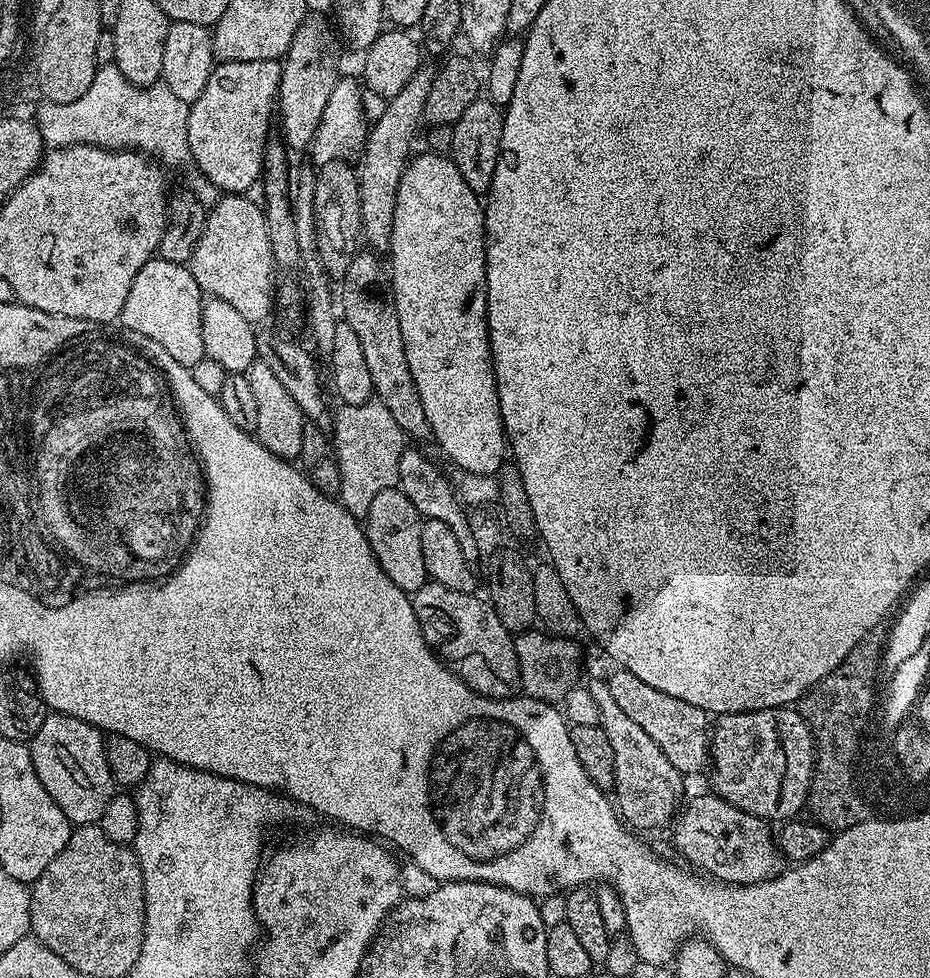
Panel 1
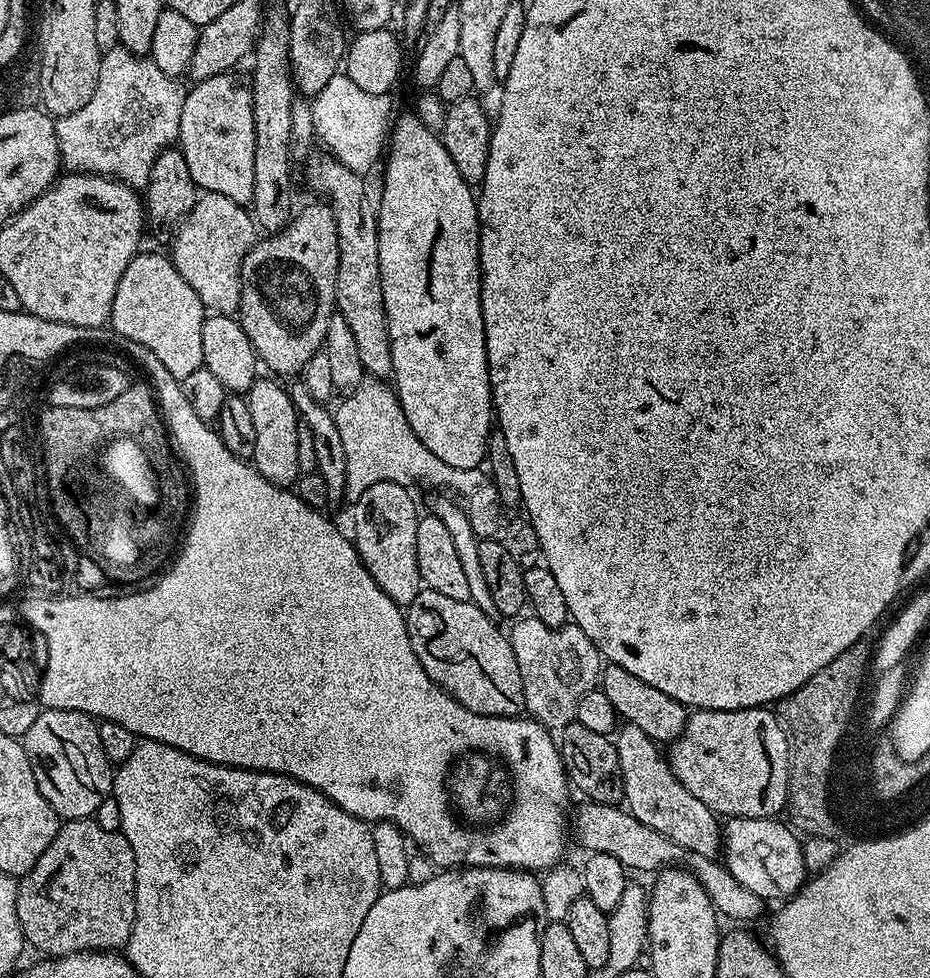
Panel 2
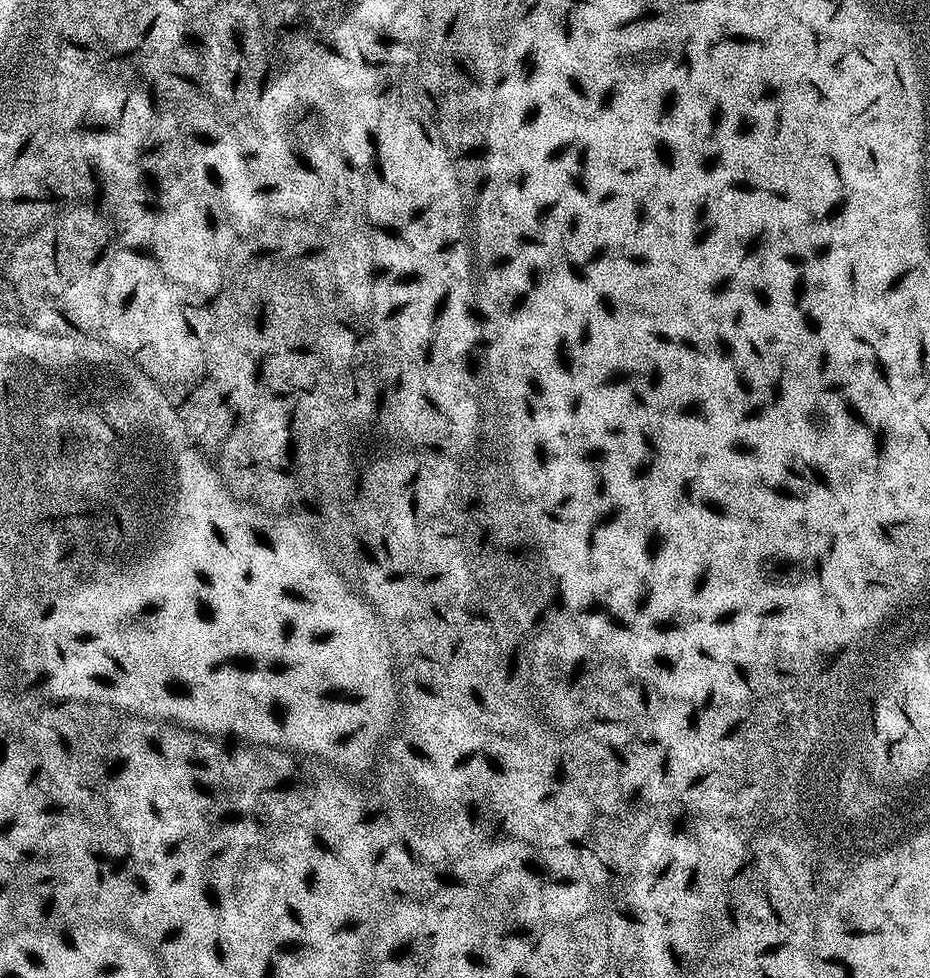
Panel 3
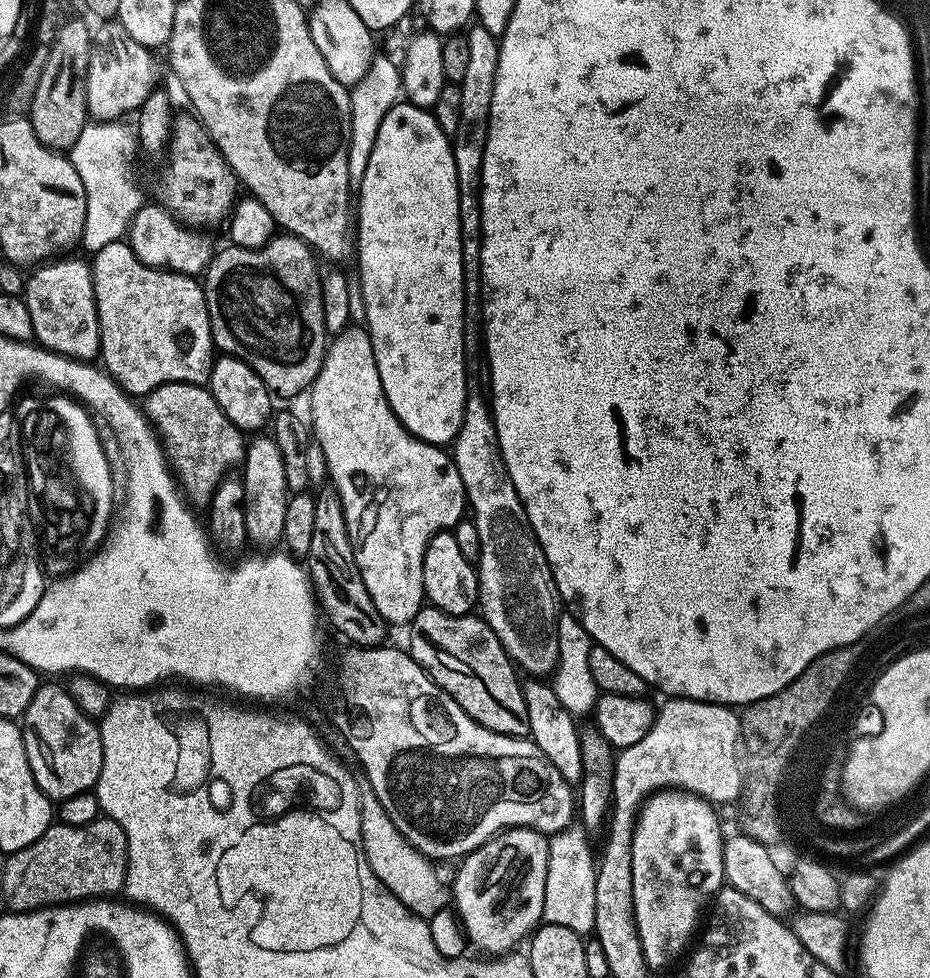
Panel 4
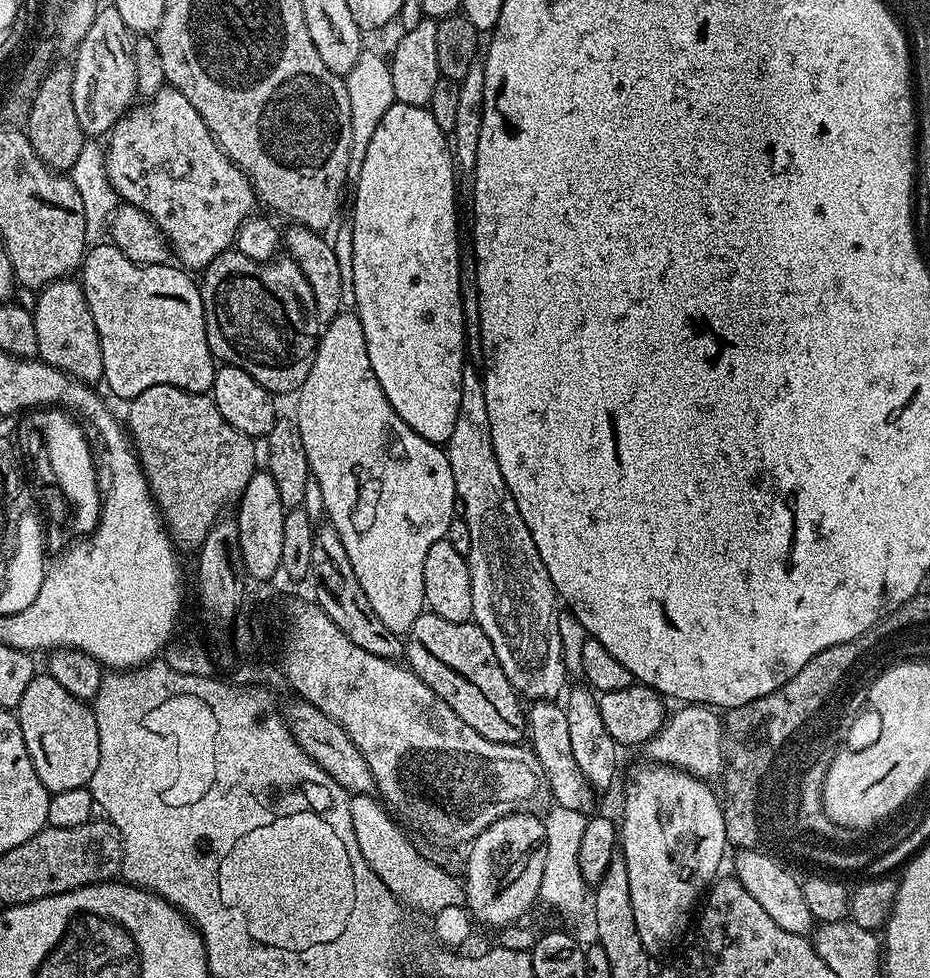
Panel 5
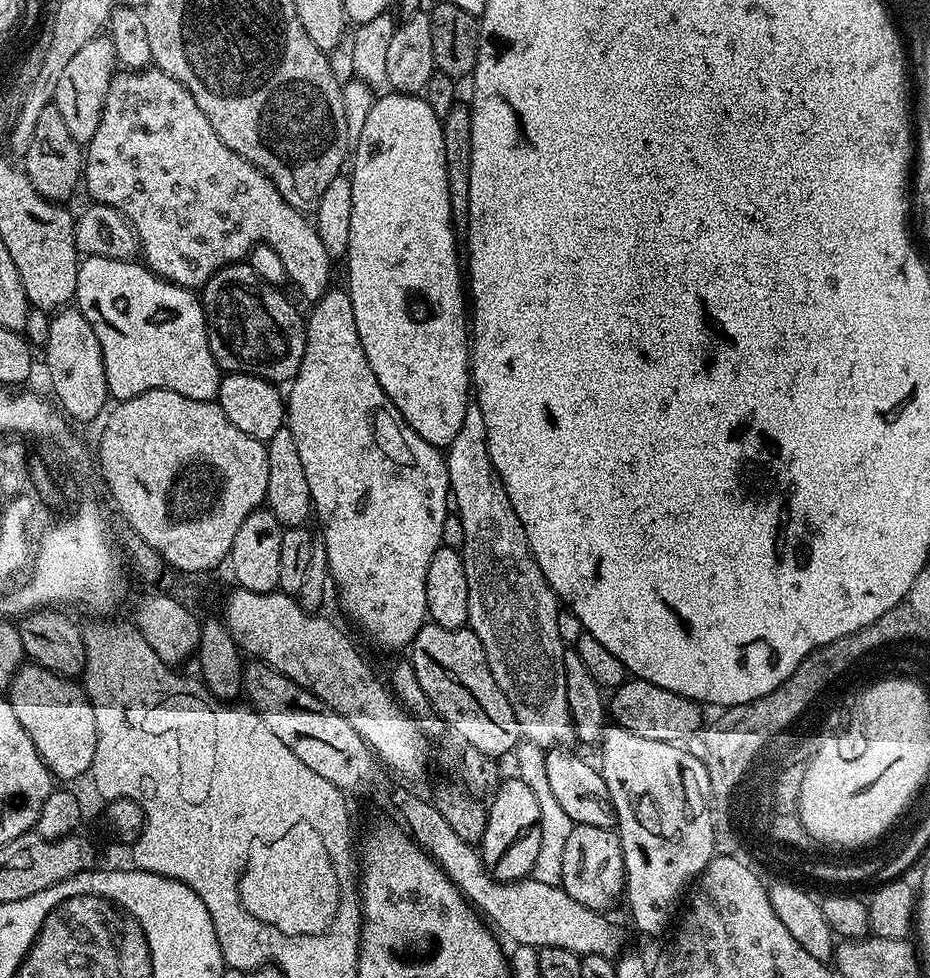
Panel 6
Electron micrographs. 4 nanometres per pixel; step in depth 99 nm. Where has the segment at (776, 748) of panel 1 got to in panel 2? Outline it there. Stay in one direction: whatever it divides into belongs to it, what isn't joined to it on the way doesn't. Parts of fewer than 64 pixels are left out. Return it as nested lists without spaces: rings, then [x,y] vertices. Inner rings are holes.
[[[768,706],[729,712],[696,710],[689,715],[681,736],[671,741],[666,759],[676,779],[717,817],[776,818],[787,809],[784,772],[788,772],[788,764],[784,764],[784,756],[764,756],[760,736],[756,736],[756,728],[776,728],[772,711]]]

